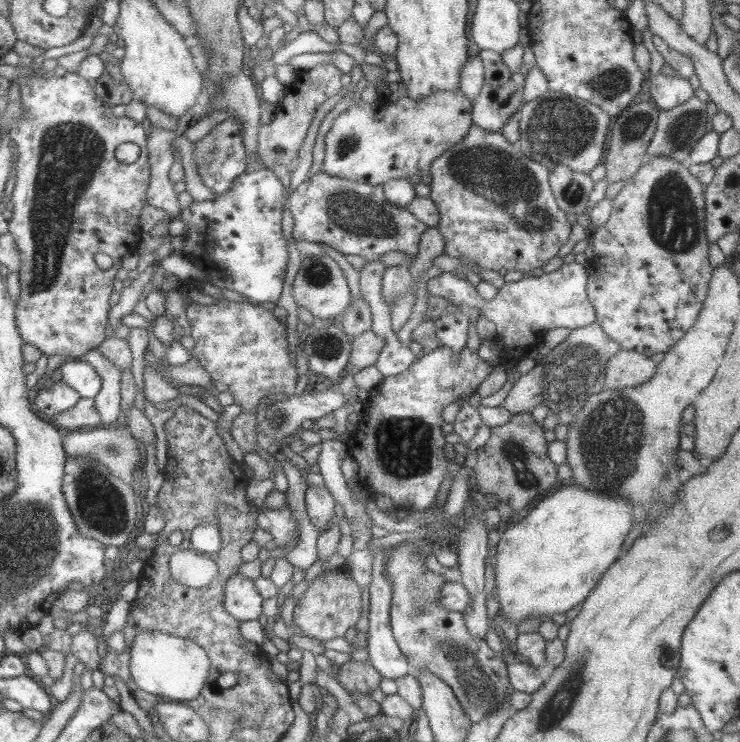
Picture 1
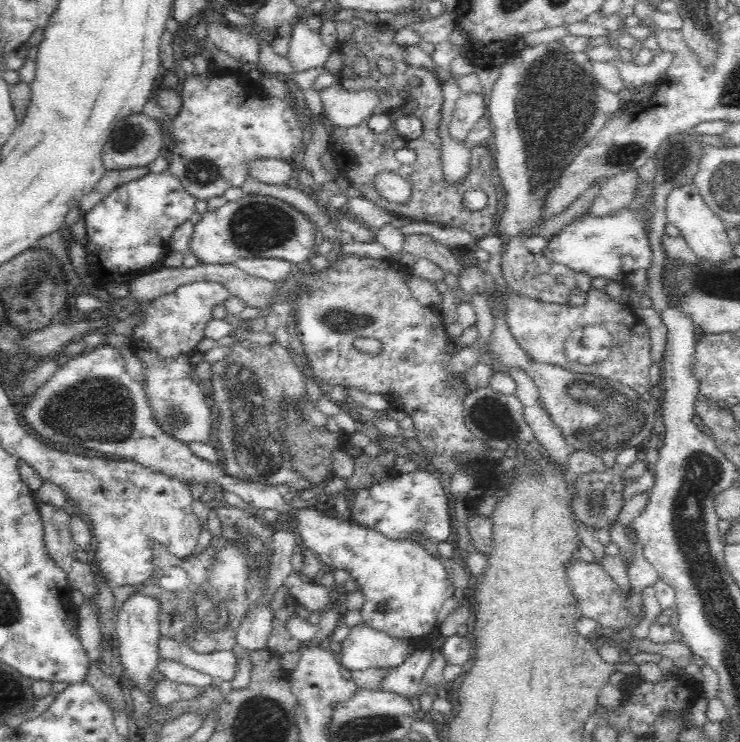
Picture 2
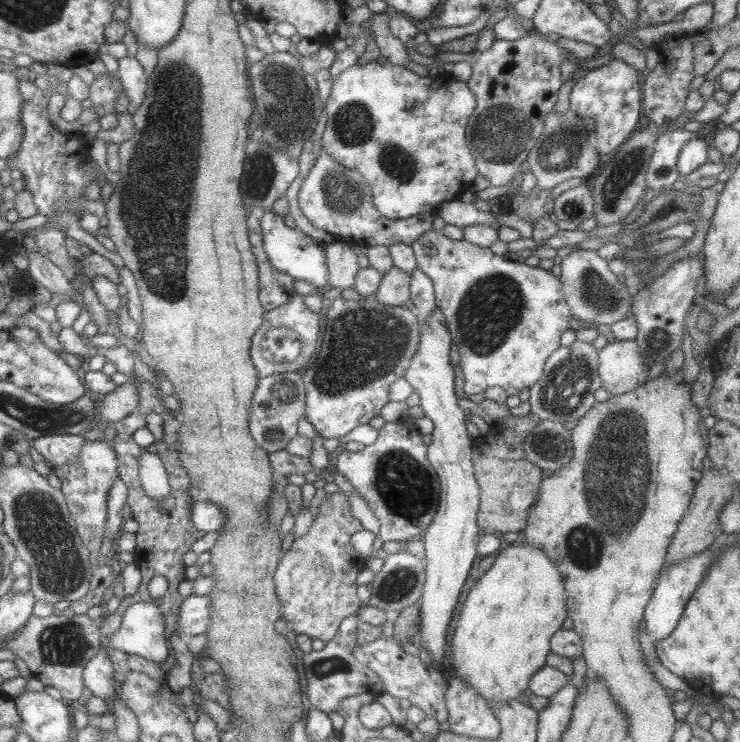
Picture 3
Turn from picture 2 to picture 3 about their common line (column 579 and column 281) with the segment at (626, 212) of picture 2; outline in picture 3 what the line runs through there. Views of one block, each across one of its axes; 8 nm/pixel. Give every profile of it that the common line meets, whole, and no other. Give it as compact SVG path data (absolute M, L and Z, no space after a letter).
M275 212L260 213L266 252L274 268L289 273L299 280L311 283L315 287L329 284L329 264L324 245L318 243L315 238L303 234L297 228L289 228L284 218L277 216Z

